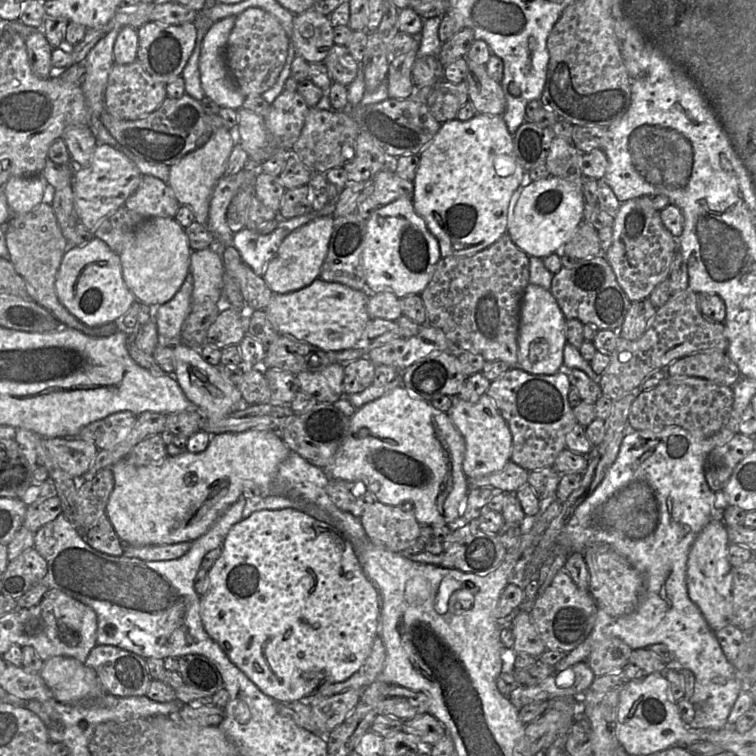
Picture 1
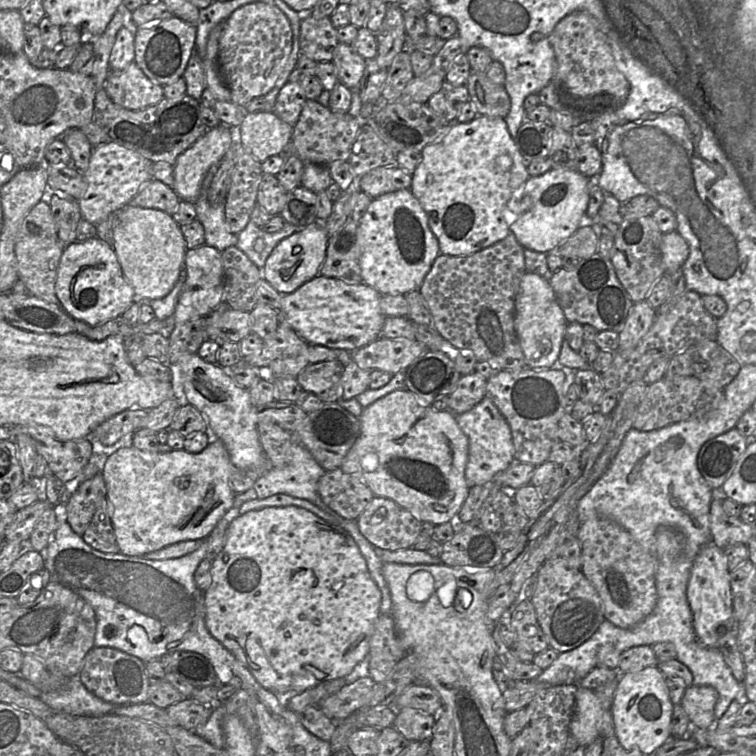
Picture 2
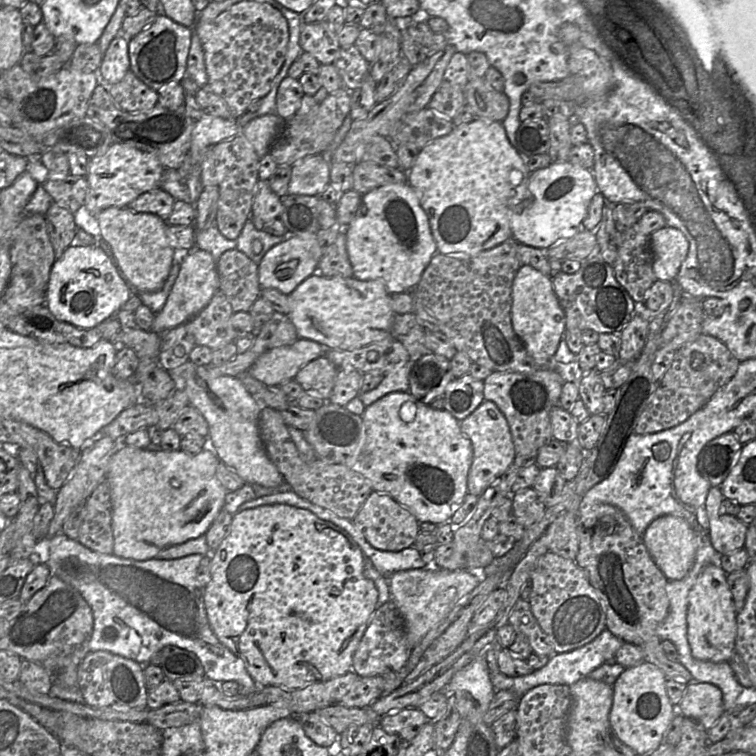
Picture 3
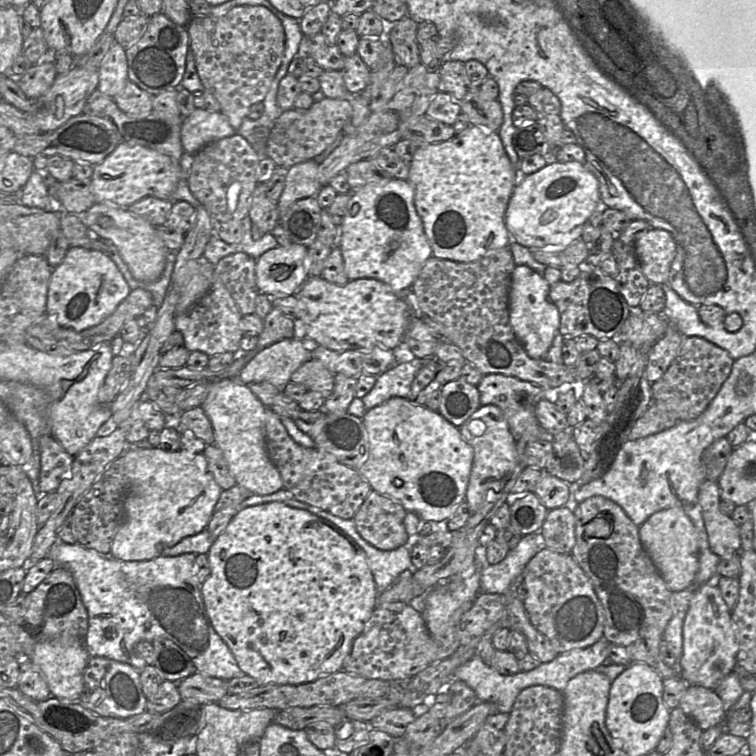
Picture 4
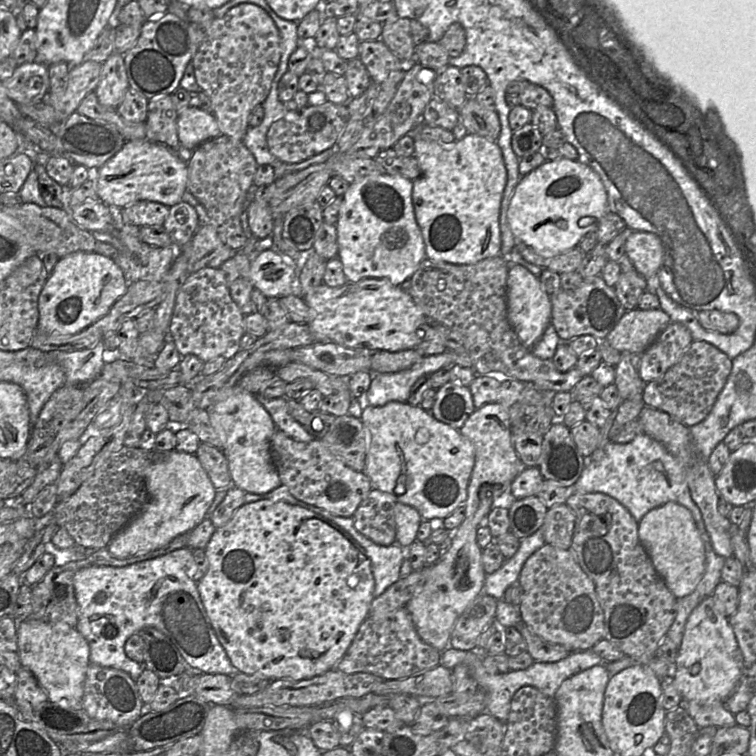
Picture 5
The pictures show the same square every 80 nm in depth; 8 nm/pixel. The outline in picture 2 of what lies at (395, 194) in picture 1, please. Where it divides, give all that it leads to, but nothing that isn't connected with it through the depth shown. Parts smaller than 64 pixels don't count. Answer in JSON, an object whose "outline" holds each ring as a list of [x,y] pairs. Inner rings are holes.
{"outline":[[[398,165],[375,168],[360,178],[361,190],[372,199],[401,189],[410,189],[412,176]]]}

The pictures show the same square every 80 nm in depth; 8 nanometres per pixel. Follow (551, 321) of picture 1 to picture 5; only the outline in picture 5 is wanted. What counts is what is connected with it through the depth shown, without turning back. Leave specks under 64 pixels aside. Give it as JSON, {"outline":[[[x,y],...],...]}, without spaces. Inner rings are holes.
{"outline":[[[510,264],[507,277],[508,321],[519,340],[531,349],[551,324],[552,306],[539,278],[518,264]]]}

